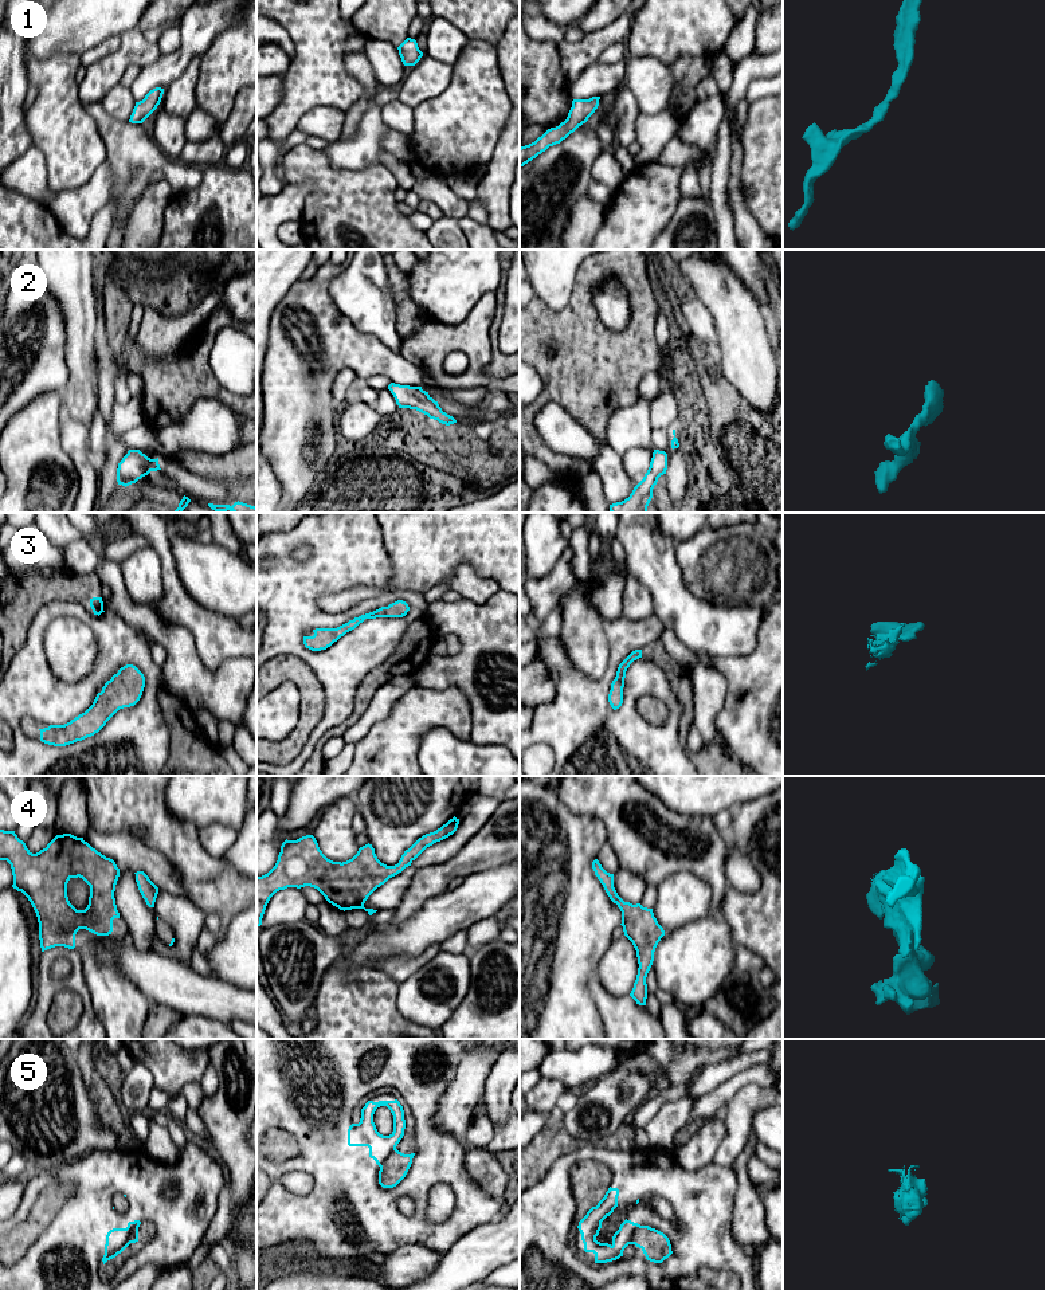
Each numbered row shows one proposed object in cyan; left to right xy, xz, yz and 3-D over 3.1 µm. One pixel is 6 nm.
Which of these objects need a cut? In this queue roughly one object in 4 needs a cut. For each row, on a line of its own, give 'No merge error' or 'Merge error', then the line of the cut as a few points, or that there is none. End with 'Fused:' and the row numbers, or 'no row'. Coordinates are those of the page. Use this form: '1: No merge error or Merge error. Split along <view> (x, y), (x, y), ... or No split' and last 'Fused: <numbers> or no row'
1: No merge error. No split
2: No merge error. No split
3: No merge error. No split
4: No merge error. No split
5: Merge error. Split along xy (138, 1224), (132, 1231), (128, 1243)
Fused: 5

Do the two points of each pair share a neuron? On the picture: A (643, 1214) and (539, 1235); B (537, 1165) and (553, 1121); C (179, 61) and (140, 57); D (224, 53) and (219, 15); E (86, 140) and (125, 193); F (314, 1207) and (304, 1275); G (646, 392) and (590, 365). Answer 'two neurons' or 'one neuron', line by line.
A: one neuron
B: one neuron
C: two neurons
D: two neurons
E: two neurons
F: two neurons
G: two neurons

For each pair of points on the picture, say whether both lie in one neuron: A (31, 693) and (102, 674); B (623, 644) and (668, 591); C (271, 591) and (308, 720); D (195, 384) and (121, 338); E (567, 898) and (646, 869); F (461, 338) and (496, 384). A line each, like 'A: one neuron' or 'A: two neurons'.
A: one neuron
B: two neurons
C: two neurons
D: one neuron
E: two neurons
F: one neuron

